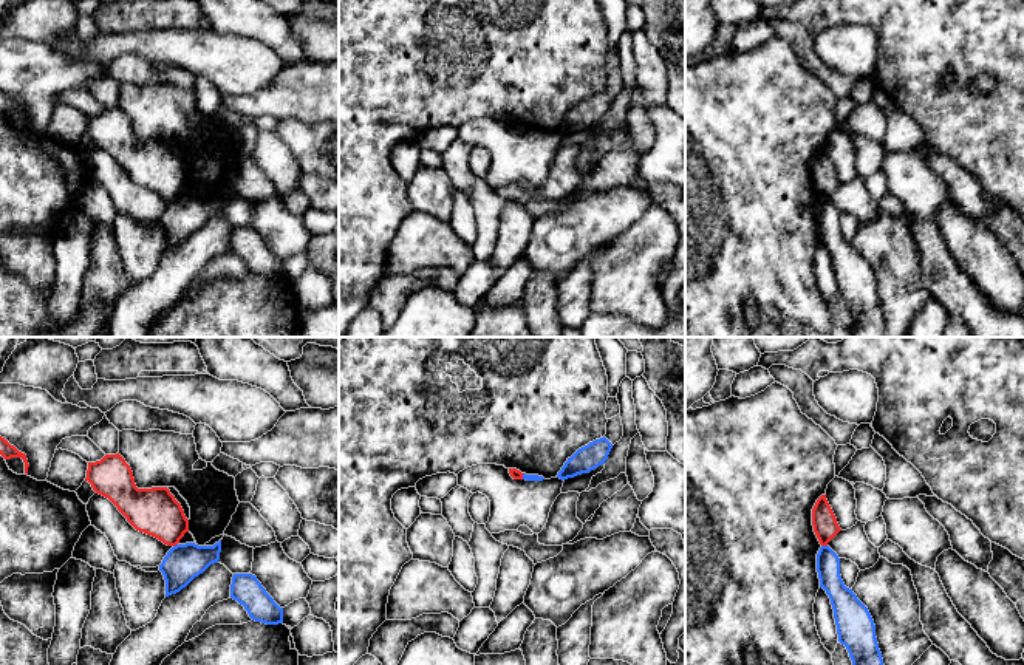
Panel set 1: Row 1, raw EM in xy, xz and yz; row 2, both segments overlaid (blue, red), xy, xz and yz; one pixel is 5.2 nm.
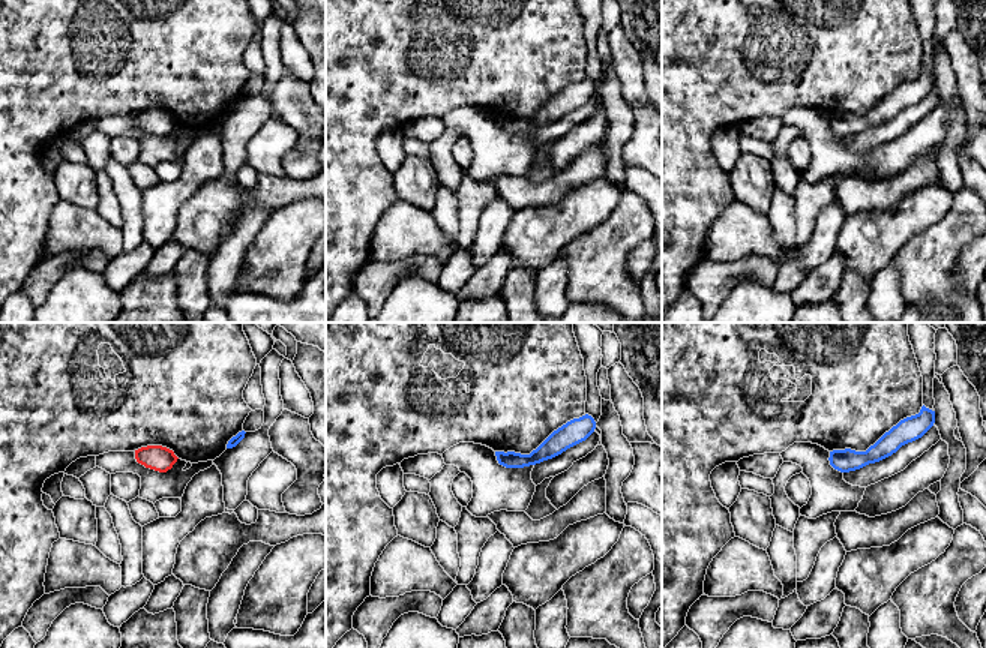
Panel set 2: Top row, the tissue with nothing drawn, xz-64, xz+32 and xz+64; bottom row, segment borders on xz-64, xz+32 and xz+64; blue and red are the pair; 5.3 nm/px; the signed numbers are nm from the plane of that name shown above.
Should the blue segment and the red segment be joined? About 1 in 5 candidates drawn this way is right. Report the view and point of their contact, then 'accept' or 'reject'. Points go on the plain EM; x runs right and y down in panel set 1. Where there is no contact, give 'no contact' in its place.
contact yz (825, 200); reject

